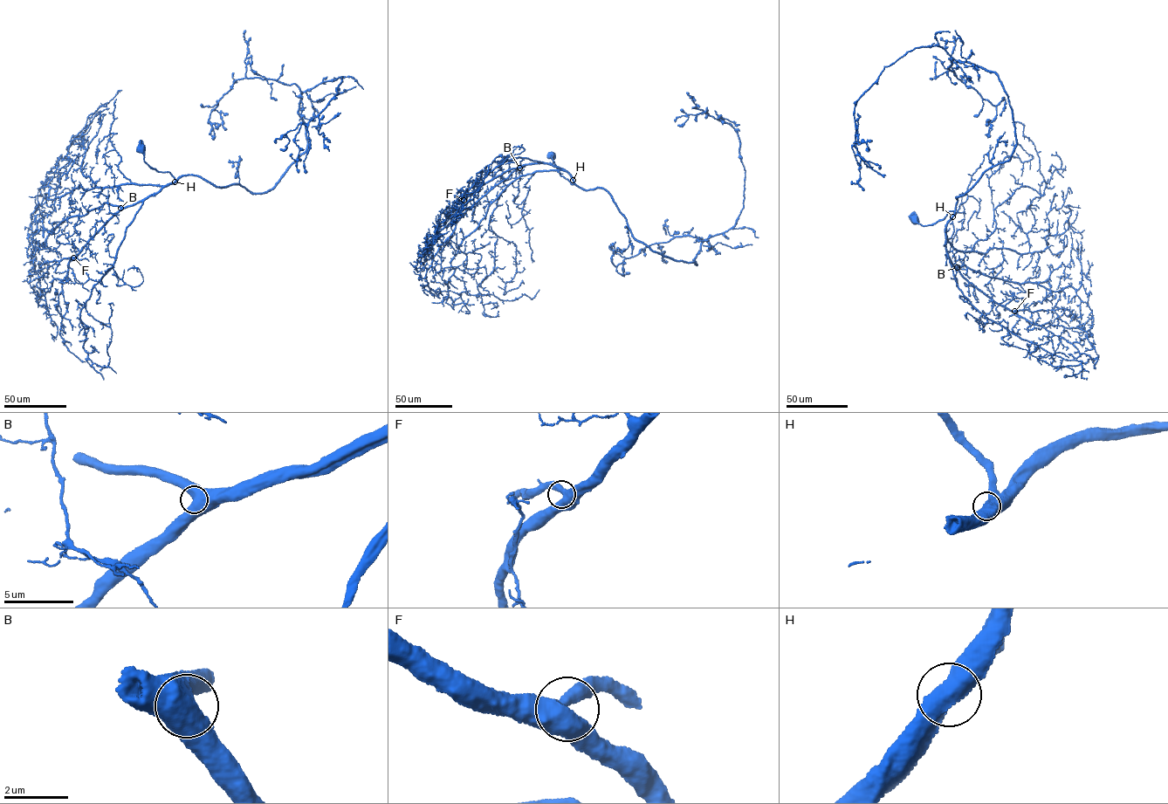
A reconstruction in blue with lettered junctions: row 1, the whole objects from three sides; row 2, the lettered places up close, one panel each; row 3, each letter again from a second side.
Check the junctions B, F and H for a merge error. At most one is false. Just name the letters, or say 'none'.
none

